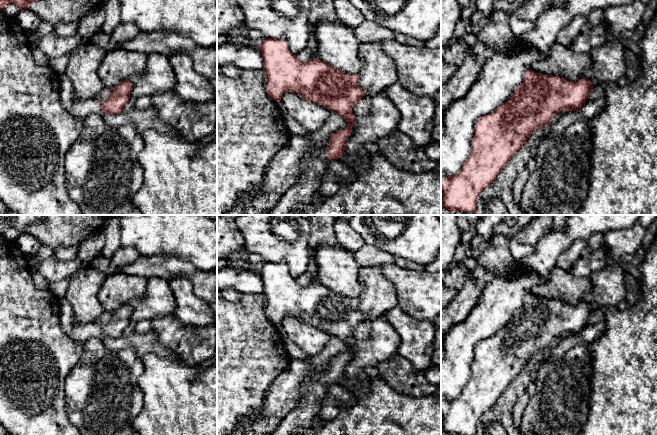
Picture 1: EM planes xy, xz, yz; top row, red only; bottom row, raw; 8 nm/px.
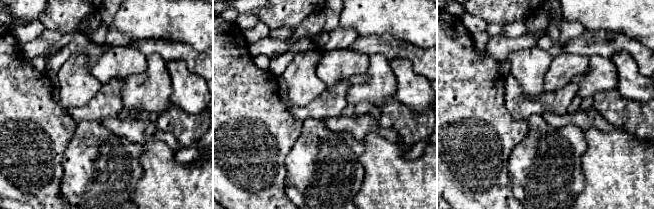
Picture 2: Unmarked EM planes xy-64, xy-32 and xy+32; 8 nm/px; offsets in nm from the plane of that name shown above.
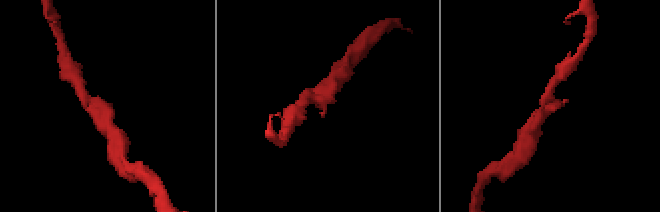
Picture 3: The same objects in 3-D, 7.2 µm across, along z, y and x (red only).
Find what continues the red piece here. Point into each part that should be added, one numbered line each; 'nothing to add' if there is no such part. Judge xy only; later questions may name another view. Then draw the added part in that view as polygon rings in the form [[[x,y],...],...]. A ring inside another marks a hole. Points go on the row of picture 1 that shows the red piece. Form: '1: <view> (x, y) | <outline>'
1: xy (78, 108) | [[[63,73],[59,74],[60,79],[60,99],[63,107],[74,117],[85,119],[88,115],[104,114],[101,110],[101,99],[107,99],[110,96],[111,89],[104,88],[95,97],[88,100],[76,99],[73,95],[73,87],[70,79]]]

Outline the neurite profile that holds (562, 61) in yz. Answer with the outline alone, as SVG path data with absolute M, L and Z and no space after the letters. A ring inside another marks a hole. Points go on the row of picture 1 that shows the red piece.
M556 42L549 55L543 60L534 61L531 69L541 74L560 76L568 81L577 82L582 78L583 72L592 65L589 53L578 53Z

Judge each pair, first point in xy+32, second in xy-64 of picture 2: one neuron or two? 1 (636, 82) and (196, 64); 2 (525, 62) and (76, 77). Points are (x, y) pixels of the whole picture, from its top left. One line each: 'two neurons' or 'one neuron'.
1: two neurons
2: one neuron

